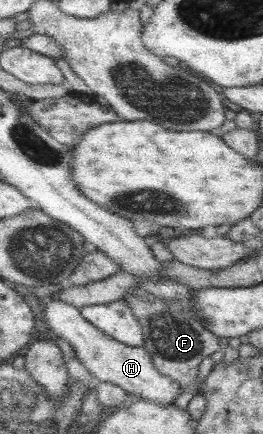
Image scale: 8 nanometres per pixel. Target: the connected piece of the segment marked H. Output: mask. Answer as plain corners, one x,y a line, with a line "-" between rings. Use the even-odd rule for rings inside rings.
49,299
44,301
44,304
44,317
49,329
56,337
65,339
73,347
82,365
100,383
116,385
134,398
150,400
160,405
174,403
181,394
181,388
184,387
156,369
146,347
134,347
116,341
86,321
74,305
59,299

